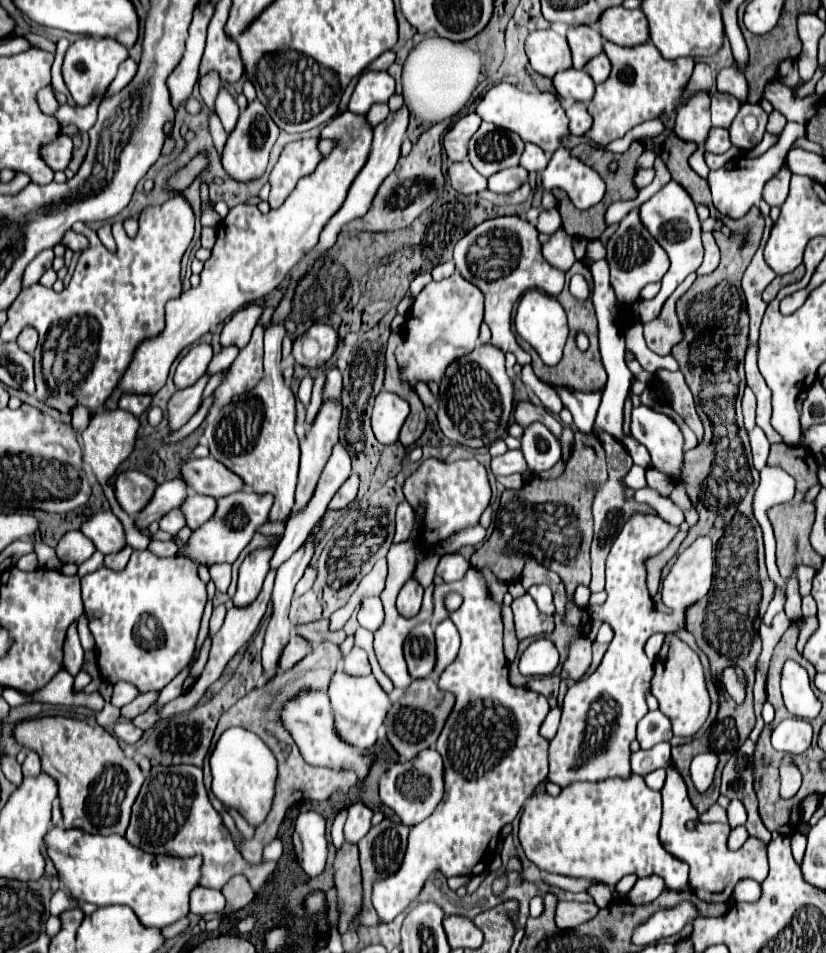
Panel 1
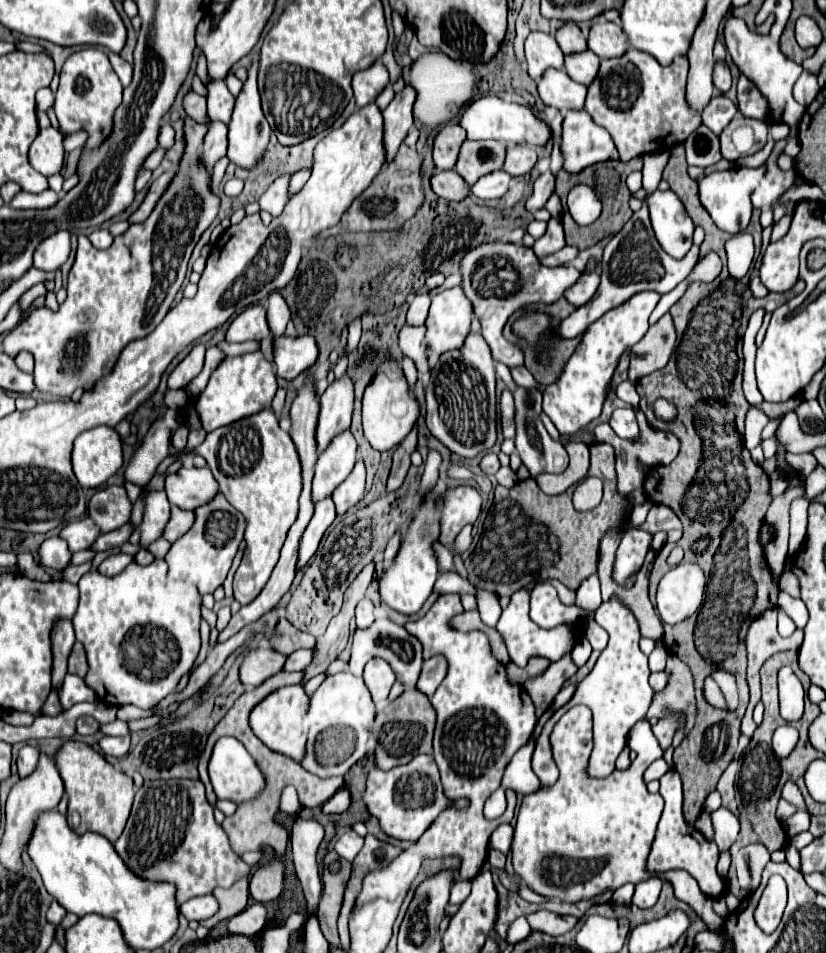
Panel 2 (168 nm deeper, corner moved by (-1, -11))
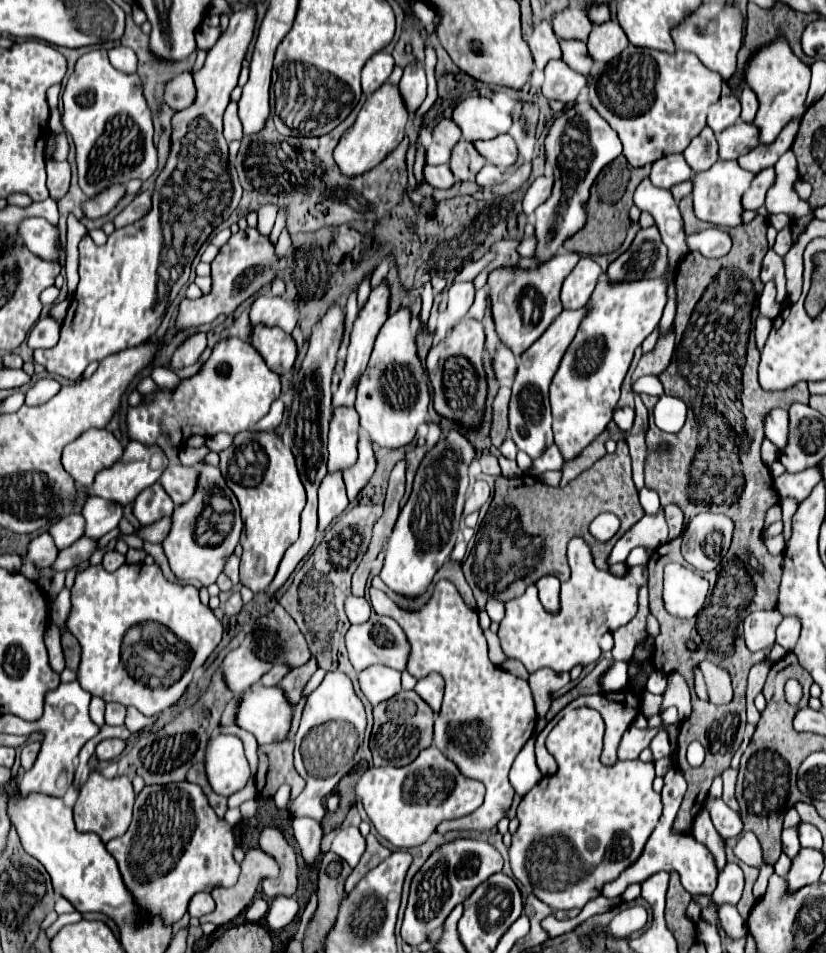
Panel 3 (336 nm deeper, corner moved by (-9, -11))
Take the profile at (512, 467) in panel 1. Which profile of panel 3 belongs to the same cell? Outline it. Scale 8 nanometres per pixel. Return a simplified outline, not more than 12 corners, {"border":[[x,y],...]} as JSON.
{"border":[[472,483],[466,513],[478,511],[490,495],[488,483]]}

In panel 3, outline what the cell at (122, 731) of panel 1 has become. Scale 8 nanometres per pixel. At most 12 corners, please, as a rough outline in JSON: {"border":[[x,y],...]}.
{"border":[[106,739],[96,747],[100,761],[112,761],[124,751],[122,739]]}

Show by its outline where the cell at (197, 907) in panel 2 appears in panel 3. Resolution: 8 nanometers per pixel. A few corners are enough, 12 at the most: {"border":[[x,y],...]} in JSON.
{"border":[[196,893],[188,905],[190,917],[214,911],[210,893]]}

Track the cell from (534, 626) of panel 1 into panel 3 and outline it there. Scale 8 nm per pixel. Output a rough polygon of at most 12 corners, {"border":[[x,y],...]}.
{"border":[[580,537],[558,615],[536,585],[504,605],[506,657],[528,673],[598,661],[600,637],[636,615],[642,565],[596,569]]}

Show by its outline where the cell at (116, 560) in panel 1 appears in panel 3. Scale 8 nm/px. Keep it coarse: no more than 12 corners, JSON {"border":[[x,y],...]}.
{"border":[[116,549],[106,551],[102,565],[106,571],[116,571],[126,563]]}

